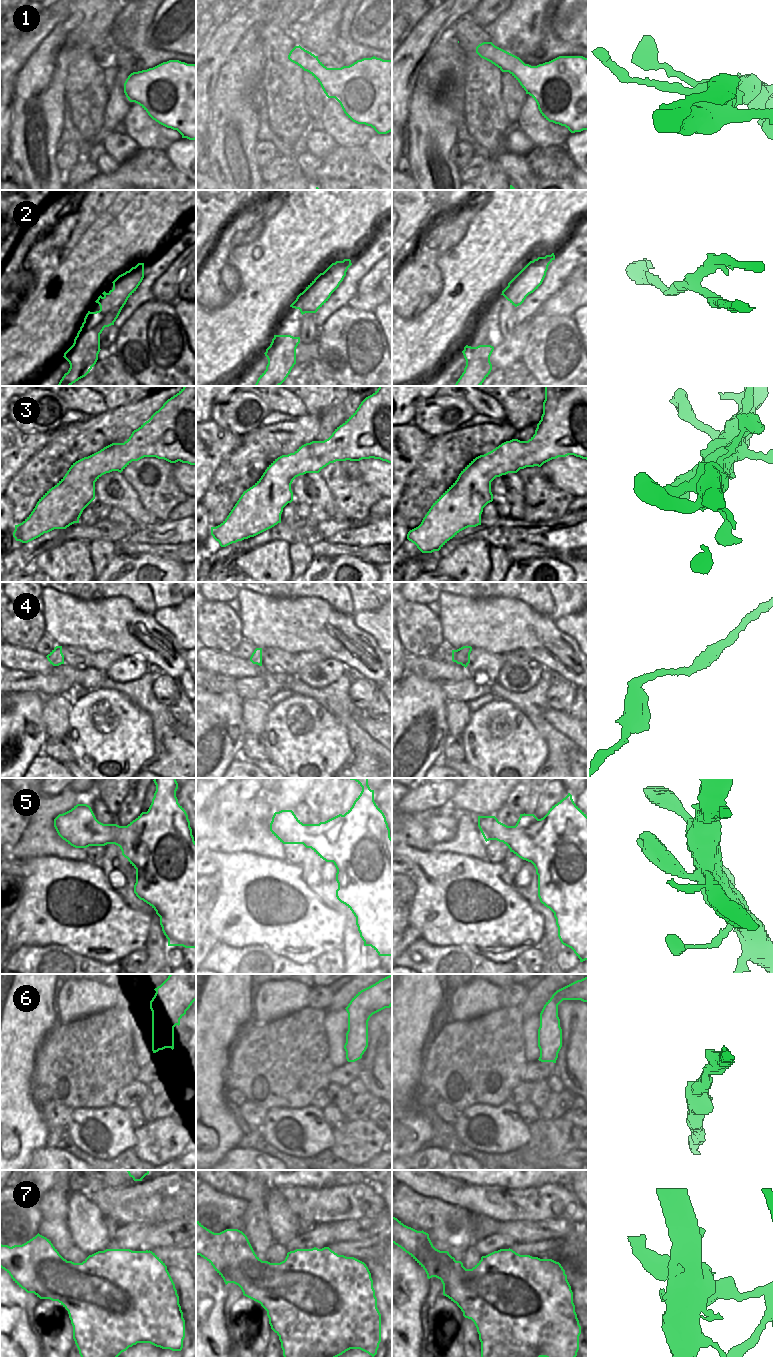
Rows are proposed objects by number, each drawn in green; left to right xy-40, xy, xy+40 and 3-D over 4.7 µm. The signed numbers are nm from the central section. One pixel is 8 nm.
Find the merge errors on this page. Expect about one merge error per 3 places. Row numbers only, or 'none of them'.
2, 7

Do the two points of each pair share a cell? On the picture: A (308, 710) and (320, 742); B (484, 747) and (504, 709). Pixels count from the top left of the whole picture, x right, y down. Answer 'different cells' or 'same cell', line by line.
A: same cell
B: same cell

